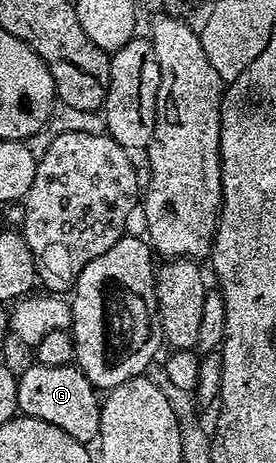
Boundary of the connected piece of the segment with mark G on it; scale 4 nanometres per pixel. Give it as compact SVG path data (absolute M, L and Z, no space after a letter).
M34 363L17 376L16 386L16 407L23 416L42 419L42 423L54 423L54 427L58 427L58 431L66 431L70 439L92 443L99 438L102 401L90 379L86 379L86 375L75 364L44 366Z

